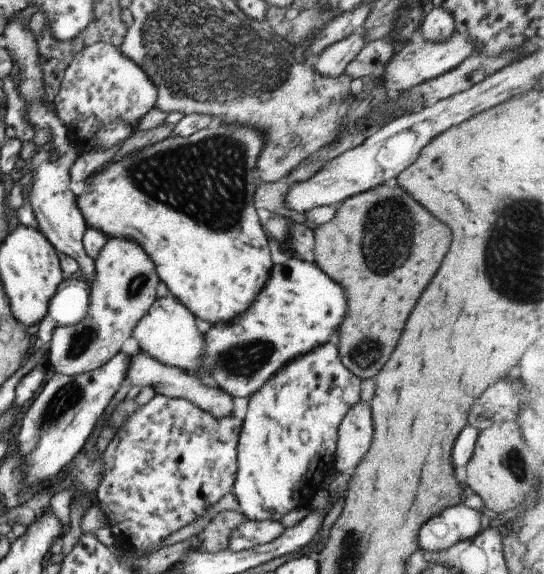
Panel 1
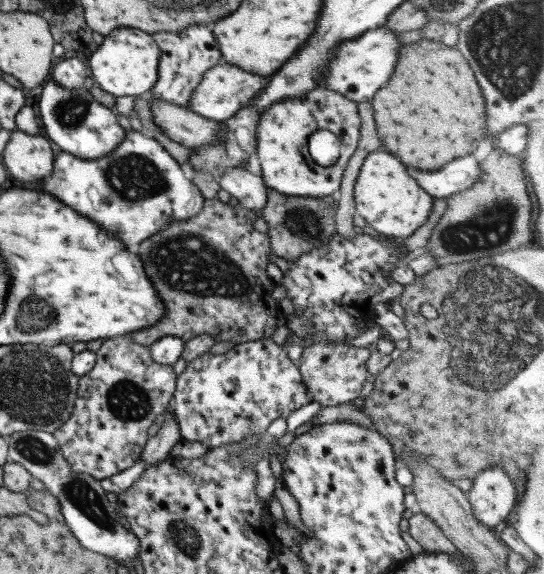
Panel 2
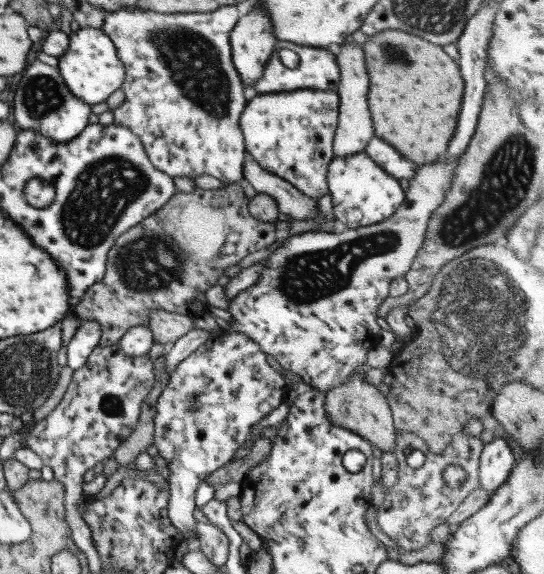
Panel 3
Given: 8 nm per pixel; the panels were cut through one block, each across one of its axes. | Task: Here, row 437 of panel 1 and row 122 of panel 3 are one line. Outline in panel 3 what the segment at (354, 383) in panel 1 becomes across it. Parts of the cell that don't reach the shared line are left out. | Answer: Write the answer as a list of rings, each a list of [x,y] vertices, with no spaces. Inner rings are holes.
[[[297,89],[284,93],[268,95],[250,94],[249,100],[240,116],[239,125],[244,136],[246,150],[266,171],[286,180],[305,196],[318,200],[329,194],[328,167],[334,158],[333,139],[337,130],[339,115],[339,96],[336,91],[316,91],[315,89]]]

